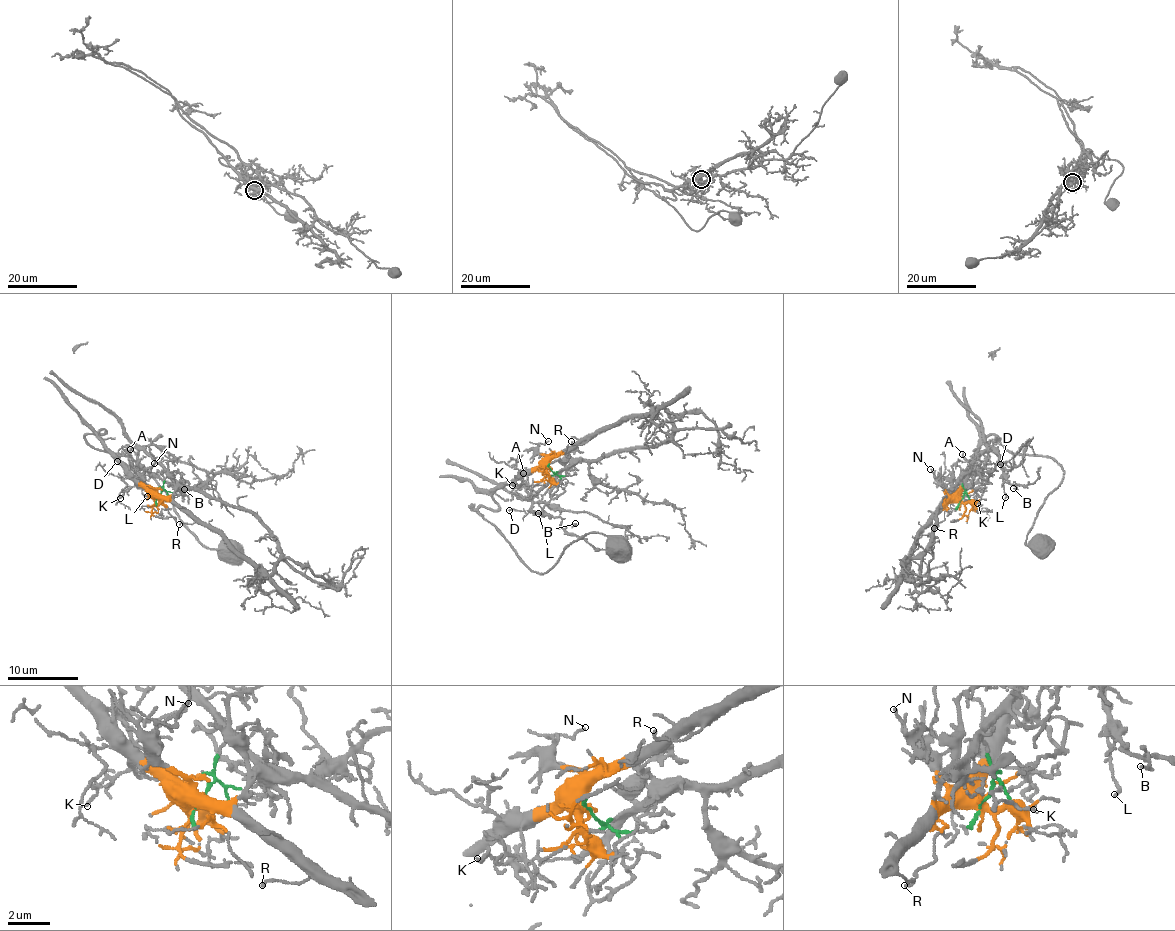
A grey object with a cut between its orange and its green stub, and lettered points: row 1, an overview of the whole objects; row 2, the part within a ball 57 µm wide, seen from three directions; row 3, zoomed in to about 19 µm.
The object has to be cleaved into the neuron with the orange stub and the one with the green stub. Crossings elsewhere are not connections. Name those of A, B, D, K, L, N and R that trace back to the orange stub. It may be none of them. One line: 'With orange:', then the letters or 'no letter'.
With orange: A, K, N, R

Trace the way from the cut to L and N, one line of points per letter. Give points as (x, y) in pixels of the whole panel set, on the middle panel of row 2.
L: (549, 467), (558, 472), (533, 499), (531, 510), (541, 511), (532, 512), (538, 513)
N: (549, 467), (549, 459), (539, 452), (537, 446), (548, 441)

